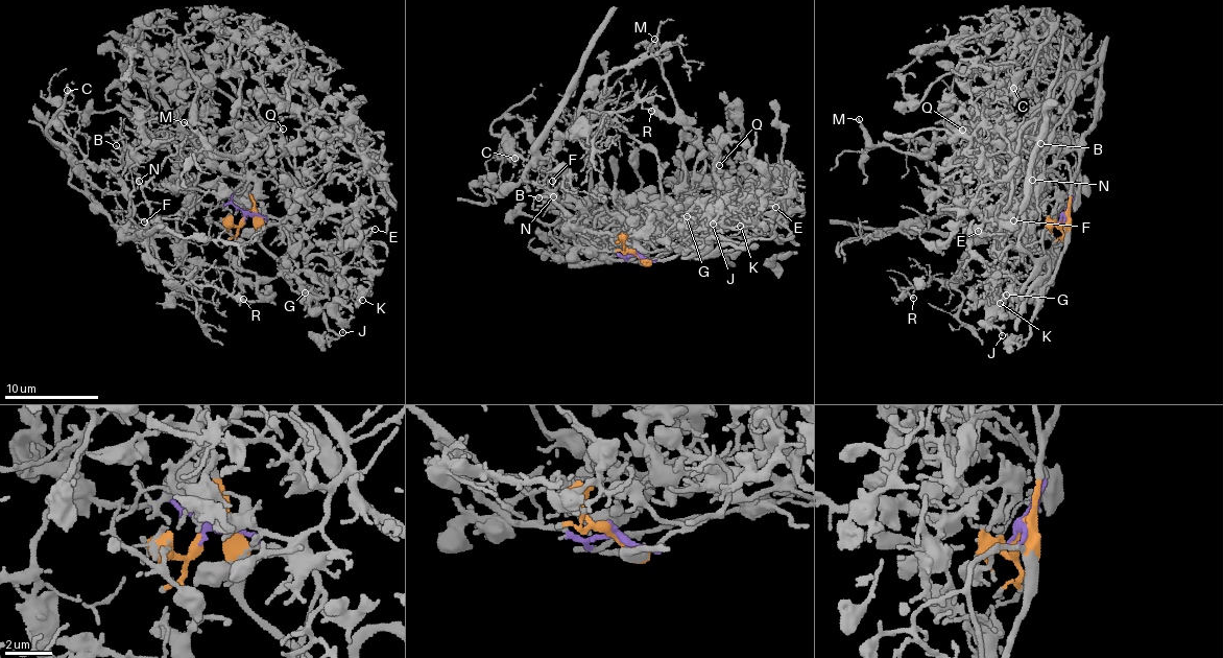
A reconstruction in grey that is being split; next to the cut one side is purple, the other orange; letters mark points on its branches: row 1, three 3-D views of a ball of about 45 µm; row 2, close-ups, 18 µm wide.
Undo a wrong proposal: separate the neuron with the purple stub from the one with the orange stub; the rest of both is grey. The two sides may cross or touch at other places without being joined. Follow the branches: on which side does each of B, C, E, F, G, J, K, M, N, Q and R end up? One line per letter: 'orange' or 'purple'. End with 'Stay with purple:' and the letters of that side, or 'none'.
B: purple
C: purple
E: orange
F: purple
G: orange
J: orange
K: orange
M: orange
N: purple
Q: orange
R: purple
Stay with purple: B, C, F, N, R

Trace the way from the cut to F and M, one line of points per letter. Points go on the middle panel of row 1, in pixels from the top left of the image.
F: (637, 254), (594, 249), (580, 237), (566, 212), (537, 181), (536, 167), (542, 158), (552, 181)
M: (636, 254), (645, 261), (644, 243), (676, 236), (697, 210), (704, 170), (702, 138), (681, 119), (654, 39)

